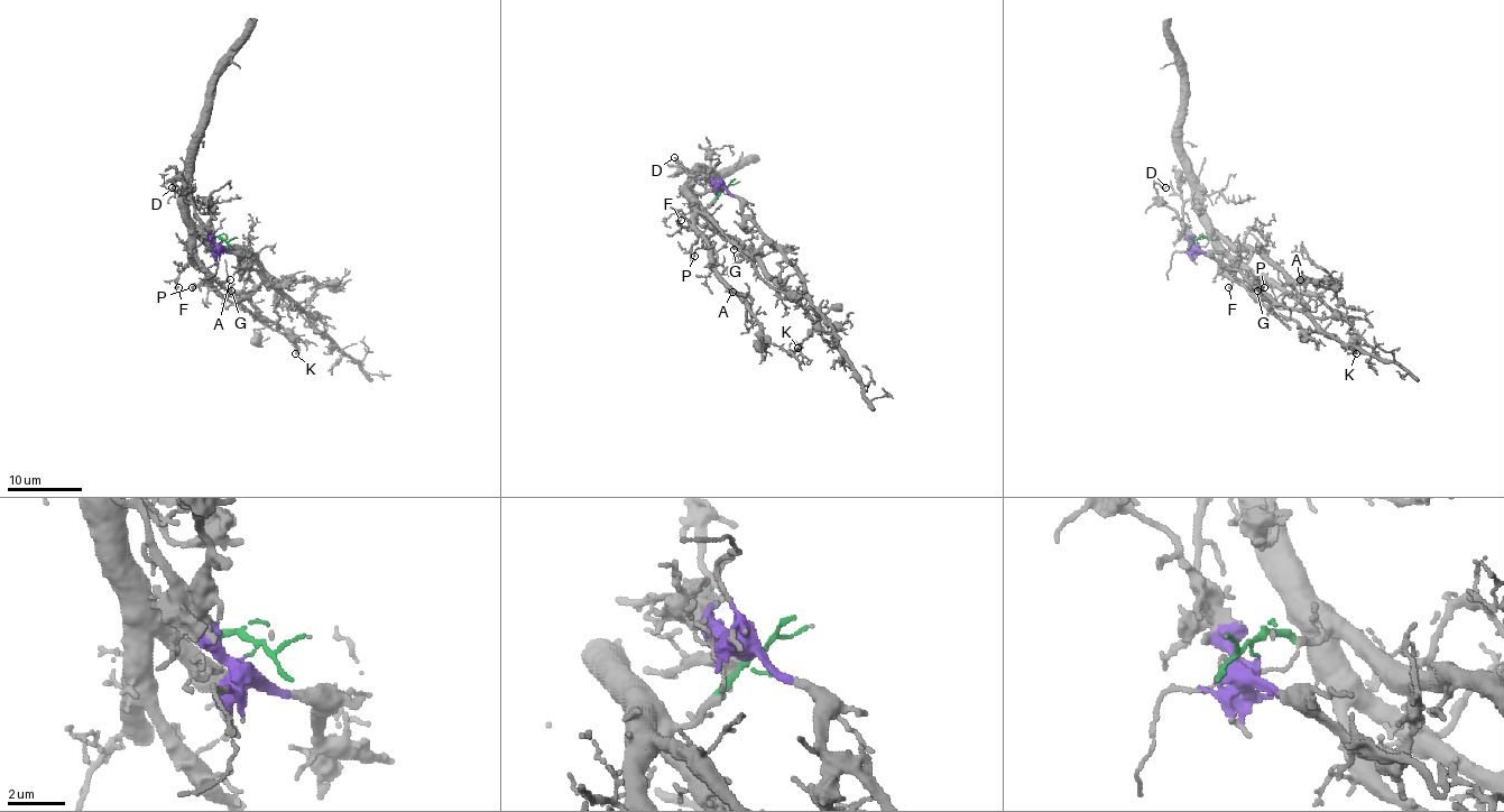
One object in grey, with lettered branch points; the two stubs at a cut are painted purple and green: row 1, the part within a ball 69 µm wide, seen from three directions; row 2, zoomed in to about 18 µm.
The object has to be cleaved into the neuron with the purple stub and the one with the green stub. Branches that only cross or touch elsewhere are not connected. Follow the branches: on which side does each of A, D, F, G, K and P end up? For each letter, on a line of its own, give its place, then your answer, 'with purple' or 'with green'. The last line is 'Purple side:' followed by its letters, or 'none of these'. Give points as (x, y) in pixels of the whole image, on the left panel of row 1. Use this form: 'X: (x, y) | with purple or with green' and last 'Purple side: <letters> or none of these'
A: (230, 279) | with green
D: (172, 187) | with purple
F: (178, 287) | with green
G: (231, 291) | with green
K: (295, 353) | with green
P: (192, 287) | with green
Purple side: D

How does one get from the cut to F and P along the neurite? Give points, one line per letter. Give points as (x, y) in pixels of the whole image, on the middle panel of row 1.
F: (723, 190), (707, 206), (698, 210), (689, 227), (681, 225), (681, 220)
P: (723, 190), (707, 206), (698, 210), (695, 232), (707, 248), (694, 255)

